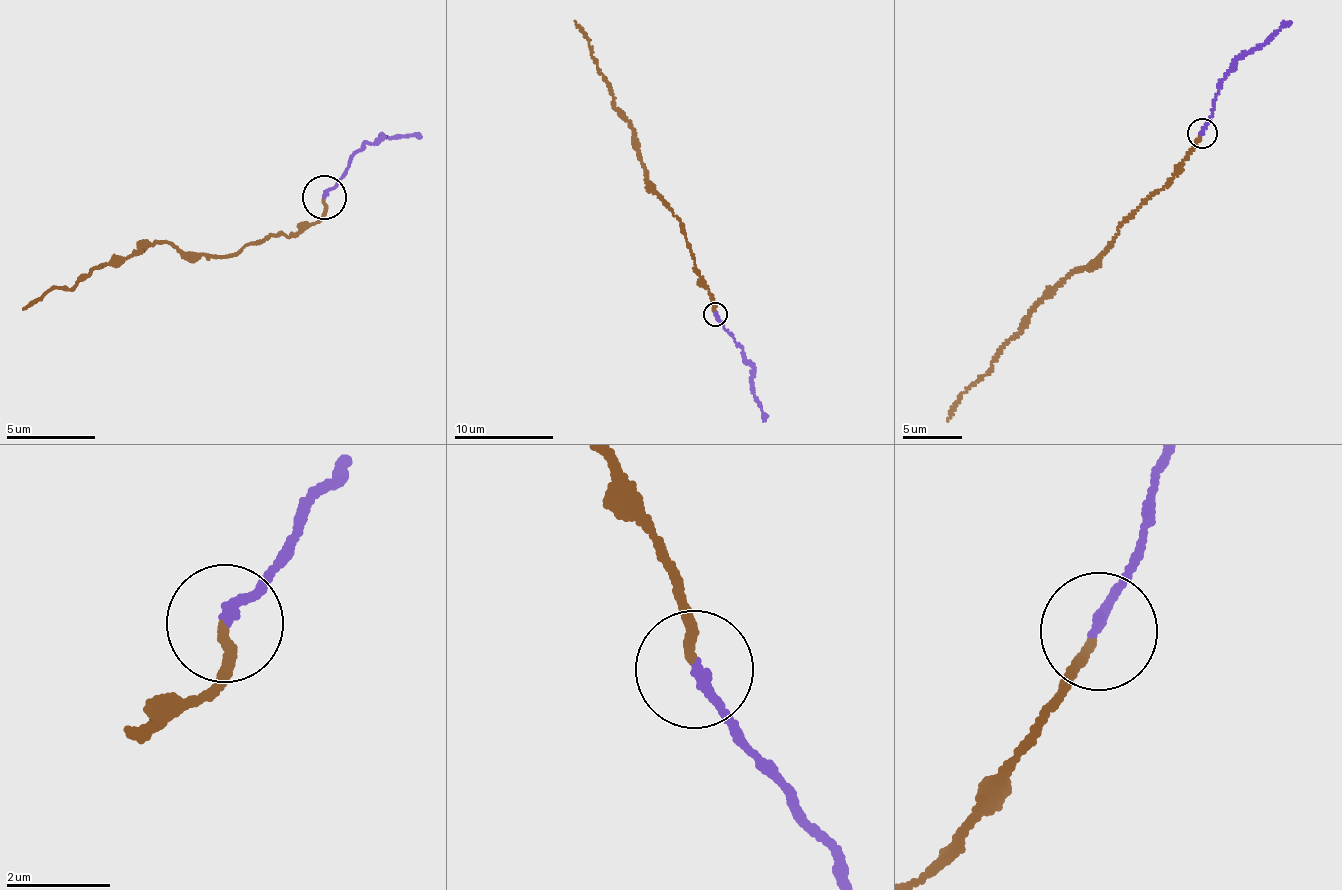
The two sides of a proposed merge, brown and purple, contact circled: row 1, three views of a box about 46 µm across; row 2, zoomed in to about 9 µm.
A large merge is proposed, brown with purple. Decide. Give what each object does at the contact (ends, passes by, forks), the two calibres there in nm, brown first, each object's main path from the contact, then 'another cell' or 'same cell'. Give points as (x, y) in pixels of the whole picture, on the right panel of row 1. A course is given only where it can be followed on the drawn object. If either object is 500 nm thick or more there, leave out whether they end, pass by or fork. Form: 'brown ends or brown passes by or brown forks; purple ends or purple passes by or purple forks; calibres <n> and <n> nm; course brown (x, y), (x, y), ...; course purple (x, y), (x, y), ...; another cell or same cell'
brown ends; purple ends; calibres 170 and 180 nm; course brown (1200, 134), (1161, 189), (1124, 218), (1103, 253), (1061, 279), (1038, 299), (984, 375), (955, 404), (947, 421); course purple (1203, 134), (1222, 79), (1248, 52), (1268, 43), (1290, 21); same cell

